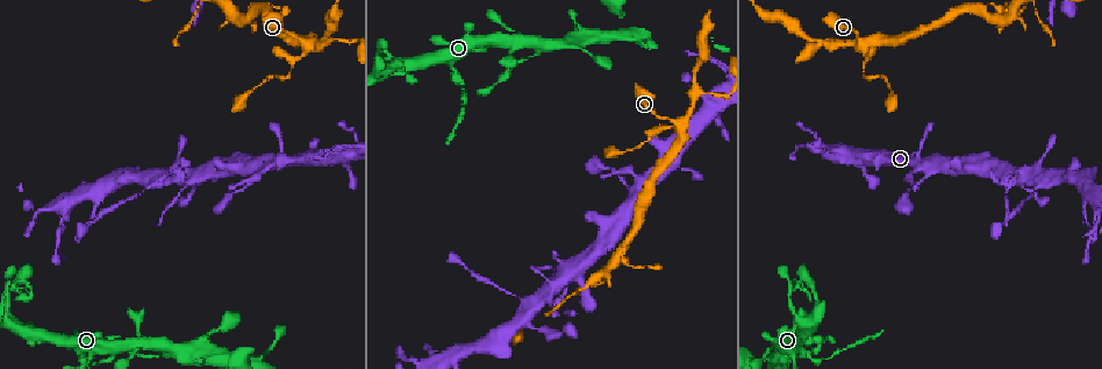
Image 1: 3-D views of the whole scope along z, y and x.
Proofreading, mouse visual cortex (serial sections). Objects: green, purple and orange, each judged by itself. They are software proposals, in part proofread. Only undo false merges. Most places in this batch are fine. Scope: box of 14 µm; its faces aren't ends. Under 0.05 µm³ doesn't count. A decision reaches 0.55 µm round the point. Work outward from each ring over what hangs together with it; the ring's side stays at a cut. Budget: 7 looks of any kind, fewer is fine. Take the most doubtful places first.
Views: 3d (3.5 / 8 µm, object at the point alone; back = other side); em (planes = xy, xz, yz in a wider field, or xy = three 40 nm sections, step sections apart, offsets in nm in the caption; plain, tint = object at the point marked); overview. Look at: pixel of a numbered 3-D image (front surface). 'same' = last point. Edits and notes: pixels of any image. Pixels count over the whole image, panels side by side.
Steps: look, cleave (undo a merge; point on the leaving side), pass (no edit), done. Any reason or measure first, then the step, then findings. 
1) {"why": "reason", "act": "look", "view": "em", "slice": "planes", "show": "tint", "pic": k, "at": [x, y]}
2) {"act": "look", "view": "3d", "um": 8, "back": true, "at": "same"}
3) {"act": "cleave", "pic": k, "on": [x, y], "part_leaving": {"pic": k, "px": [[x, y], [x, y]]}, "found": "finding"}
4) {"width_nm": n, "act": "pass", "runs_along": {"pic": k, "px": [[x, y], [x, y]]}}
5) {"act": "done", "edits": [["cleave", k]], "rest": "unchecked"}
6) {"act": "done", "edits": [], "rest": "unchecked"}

{"why": "sudden change in width", "act": "look", "view": "3d", "um": 3.5, "pic": 1, "at": [912, 187]}

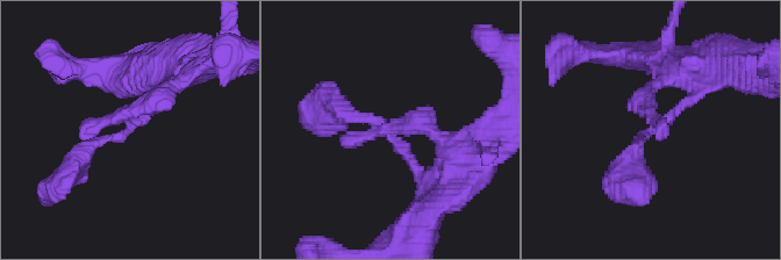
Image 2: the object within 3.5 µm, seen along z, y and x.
{"act": "look", "view": "em", "slice": "xy", "step": 3, "show": "tint", "pic": 2, "at": [131, 128]}

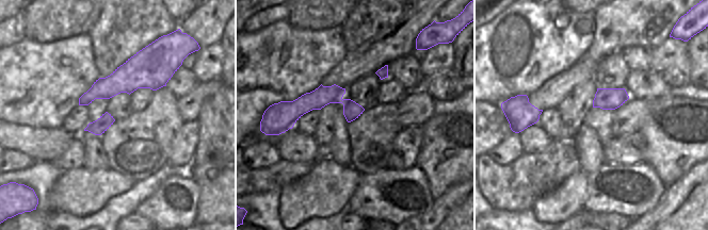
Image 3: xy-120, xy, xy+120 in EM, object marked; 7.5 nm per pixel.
{"act": "pass", "runs_along": {"pic": 3, "px": [[285, 104], [339, 98], [359, 111]]}, "found": "all the same cell"}

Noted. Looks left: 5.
{"why": "arms part here", "act": "look", "view": "3d", "um": 8, "pic": 1, "at": [666, 126]}

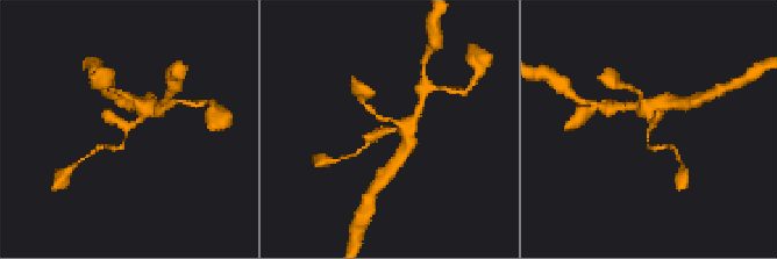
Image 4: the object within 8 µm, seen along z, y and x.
{"act": "look", "view": "em", "slice": "xy", "step": 1, "show": "tint", "pic": 4, "at": [391, 128]}

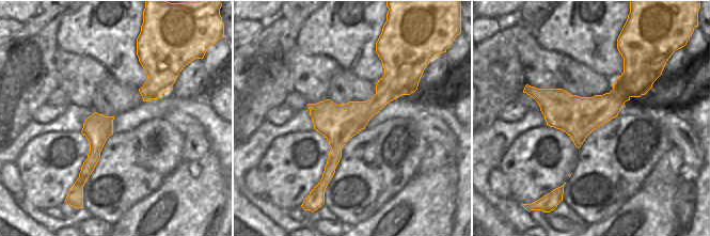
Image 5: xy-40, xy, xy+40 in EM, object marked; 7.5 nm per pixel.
{"width_nm": 280, "act": "pass", "runs_along": {"pic": 4, "px": [[644, 102], [649, 145], [658, 148]]}, "found": "one cell here"}

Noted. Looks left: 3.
{"why": "calibre changes", "act": "look", "view": "3d", "um": 8, "pic": 1, "at": [1037, 189]}

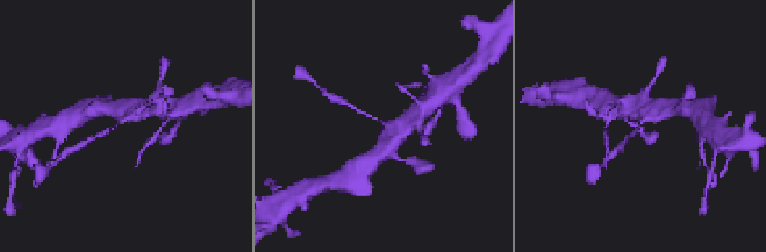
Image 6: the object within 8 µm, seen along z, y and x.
{"act": "look", "view": "3d", "um": 3.5, "pic": 6, "at": [643, 120]}

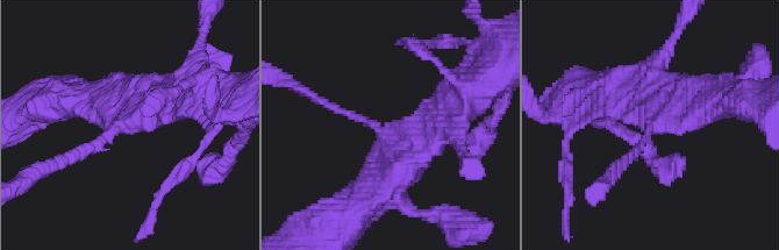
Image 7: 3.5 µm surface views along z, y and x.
{"arm_widths_nm": [150, 450], "act": "look", "view": "em", "slice": "xy", "step": 2, "show": "tint", "pic": 7, "at": [375, 125]}

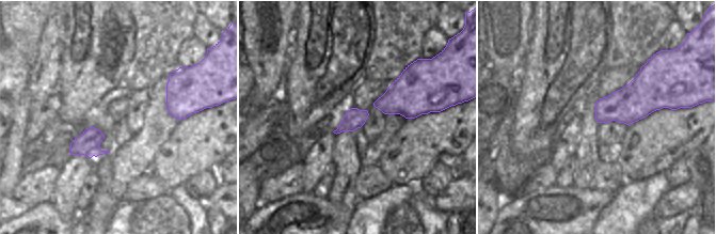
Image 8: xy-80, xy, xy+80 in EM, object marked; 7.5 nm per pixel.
{"act": "pass", "runs_along": {"pic": 7, "px": [[177, 102], [113, 128], [52, 166]]}, "found": "continuous, no second cell"}

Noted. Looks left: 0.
{"act": "done", "edits": [], "rest": "unchecked"}

